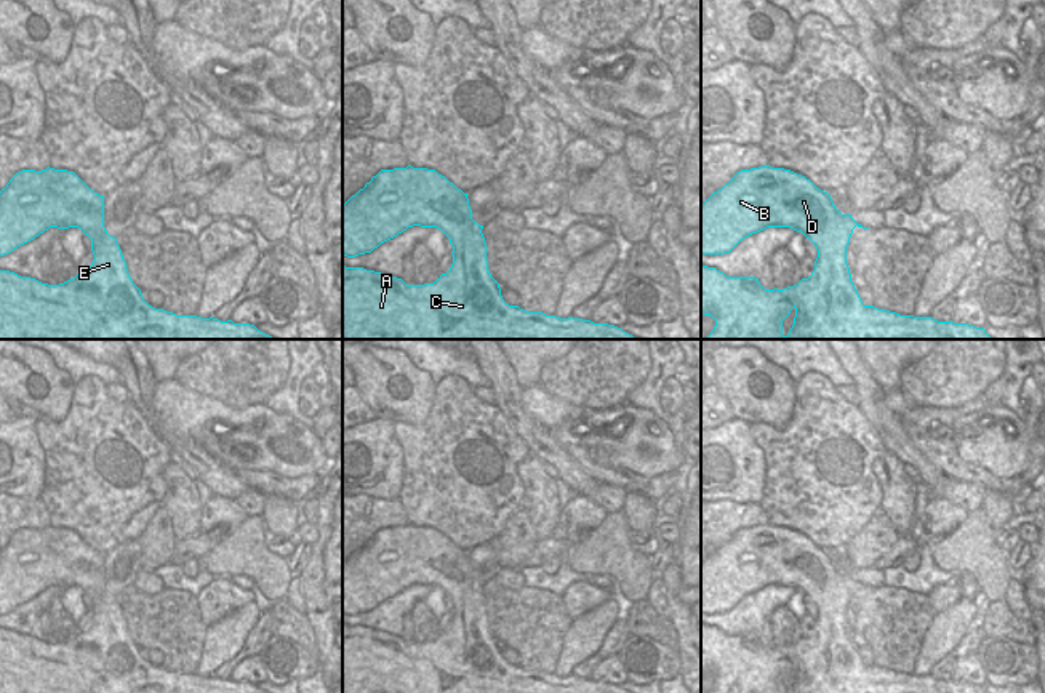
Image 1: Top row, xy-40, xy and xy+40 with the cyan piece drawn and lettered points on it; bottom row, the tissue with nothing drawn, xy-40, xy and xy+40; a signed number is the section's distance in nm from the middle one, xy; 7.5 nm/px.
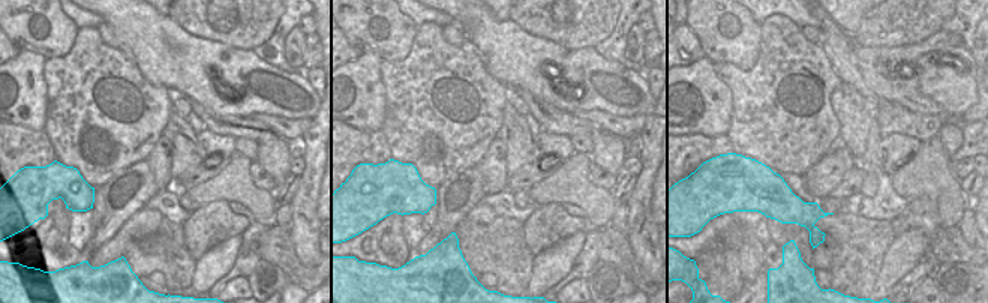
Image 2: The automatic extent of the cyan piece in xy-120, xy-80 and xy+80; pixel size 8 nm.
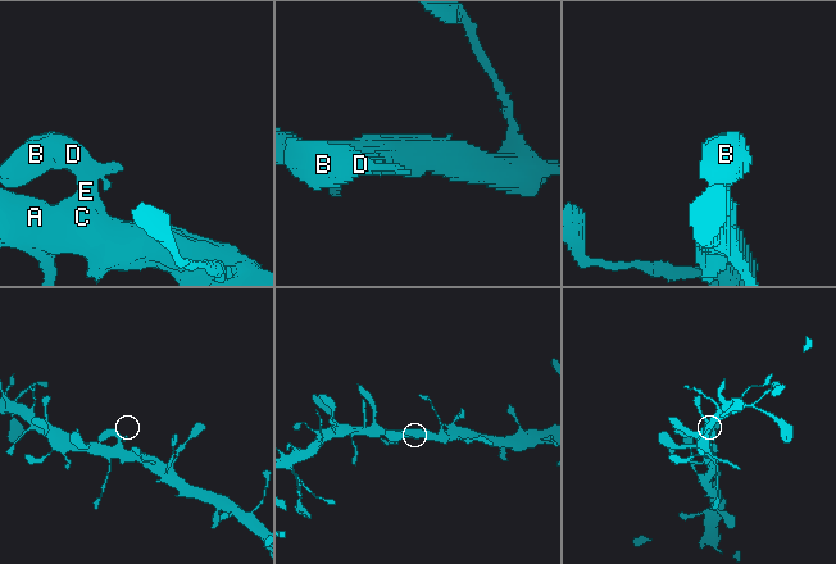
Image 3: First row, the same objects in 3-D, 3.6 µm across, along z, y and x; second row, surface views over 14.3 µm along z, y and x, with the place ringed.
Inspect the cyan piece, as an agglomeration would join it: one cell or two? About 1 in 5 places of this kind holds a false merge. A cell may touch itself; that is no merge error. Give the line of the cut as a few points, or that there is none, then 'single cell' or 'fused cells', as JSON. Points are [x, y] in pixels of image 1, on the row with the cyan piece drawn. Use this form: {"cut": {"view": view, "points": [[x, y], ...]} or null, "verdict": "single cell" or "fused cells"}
{"cut": null, "verdict": "single cell"}

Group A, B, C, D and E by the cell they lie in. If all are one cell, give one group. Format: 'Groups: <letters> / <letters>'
Groups: A B C D E

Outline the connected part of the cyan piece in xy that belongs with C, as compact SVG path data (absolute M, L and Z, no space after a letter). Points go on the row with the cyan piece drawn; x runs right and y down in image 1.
M411 165L381 170L342 203L342 254L371 253L413 226L437 227L450 238L450 270L434 283L406 285L387 274L342 264L342 339L639 339L615 325L506 304L488 270L483 226L472 219L467 194L435 170Z

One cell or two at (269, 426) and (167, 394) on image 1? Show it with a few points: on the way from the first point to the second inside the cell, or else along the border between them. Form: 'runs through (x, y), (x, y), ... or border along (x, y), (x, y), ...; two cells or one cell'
runs through (244, 421), (215, 410), (192, 410); one cell

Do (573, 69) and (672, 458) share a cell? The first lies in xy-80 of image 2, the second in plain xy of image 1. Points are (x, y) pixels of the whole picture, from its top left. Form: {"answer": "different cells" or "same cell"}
{"answer": "same cell"}

